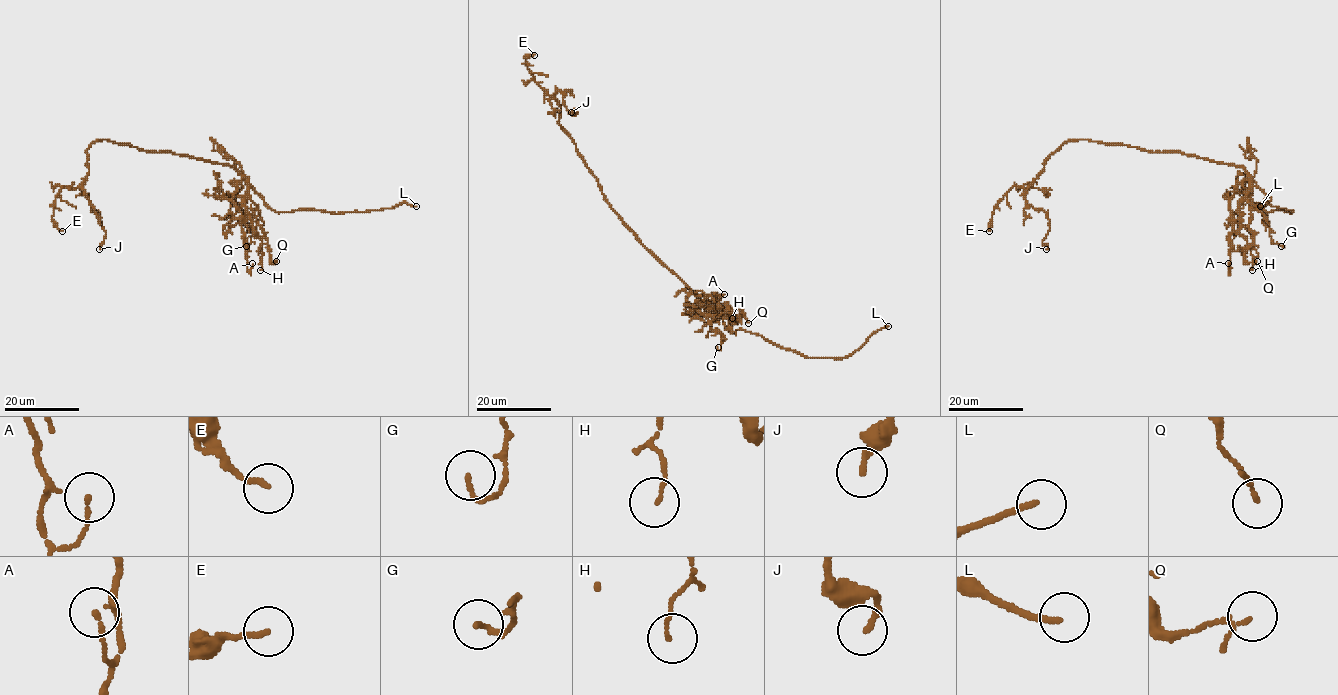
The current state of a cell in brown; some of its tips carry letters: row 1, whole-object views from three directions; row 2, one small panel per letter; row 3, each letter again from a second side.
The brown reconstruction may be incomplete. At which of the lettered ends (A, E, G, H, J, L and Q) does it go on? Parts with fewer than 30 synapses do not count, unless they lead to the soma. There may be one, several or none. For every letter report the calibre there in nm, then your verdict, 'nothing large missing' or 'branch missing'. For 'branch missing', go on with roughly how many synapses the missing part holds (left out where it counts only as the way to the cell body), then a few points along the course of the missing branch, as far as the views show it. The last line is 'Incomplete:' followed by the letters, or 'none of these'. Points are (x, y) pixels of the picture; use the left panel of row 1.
A: 130 nm thick; nothing large missing
E: 140 nm thick; nothing large missing
G: 120 nm thick; nothing large missing
H: 80 nm thick; nothing large missing
J: 180 nm thick; nothing large missing
L: 170 nm thick; branch missing; missing branch runs (416, 206), (426, 208), (432, 200), (427, 180), (420, 172)
Q: 100 nm thick; nothing large missing
Incomplete: L

